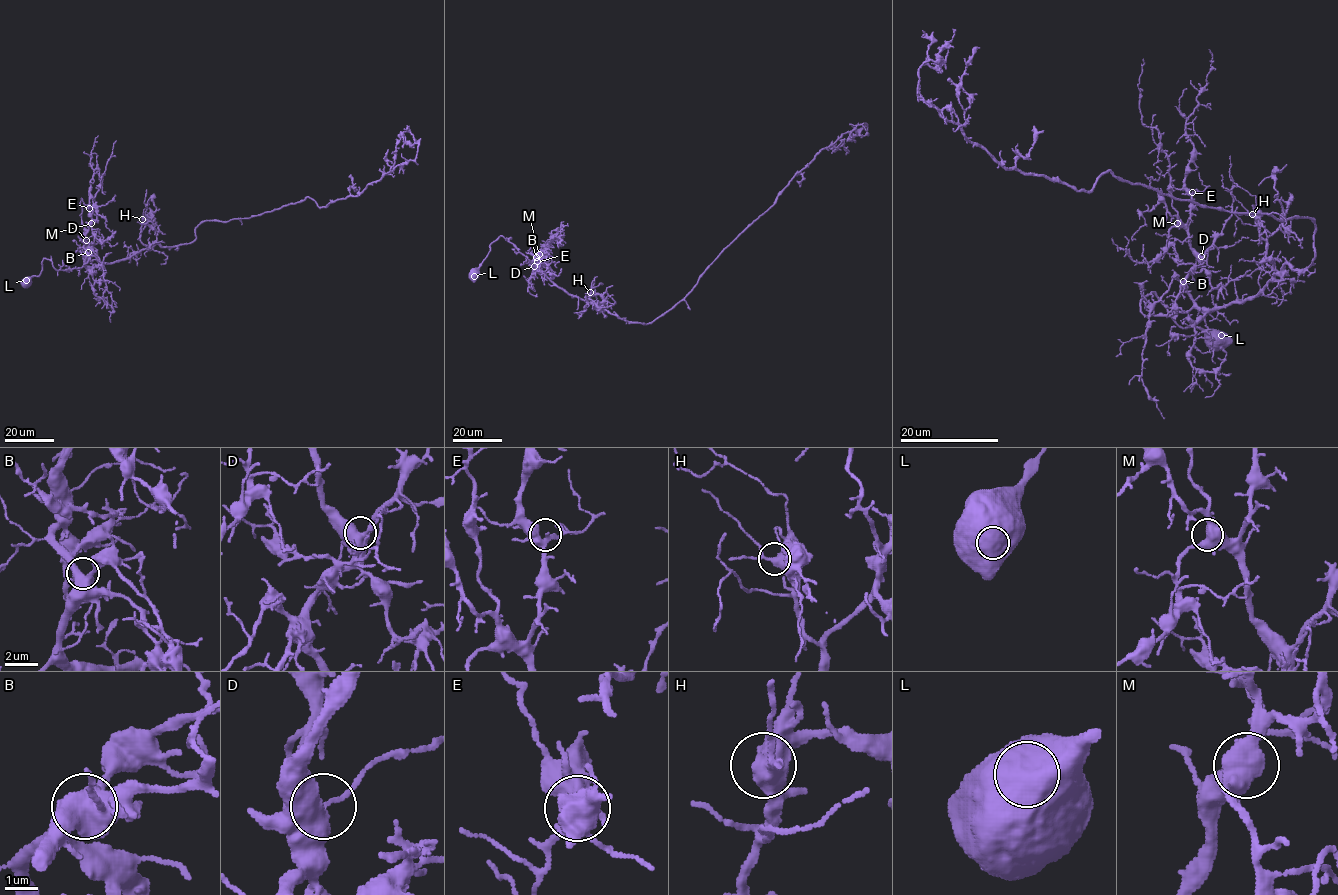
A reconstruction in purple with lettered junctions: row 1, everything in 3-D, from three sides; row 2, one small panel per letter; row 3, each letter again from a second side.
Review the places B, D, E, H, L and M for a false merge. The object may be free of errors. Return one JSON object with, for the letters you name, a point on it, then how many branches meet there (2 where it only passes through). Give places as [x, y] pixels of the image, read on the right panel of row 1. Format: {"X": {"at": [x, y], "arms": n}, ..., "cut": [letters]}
{"cut": []}

